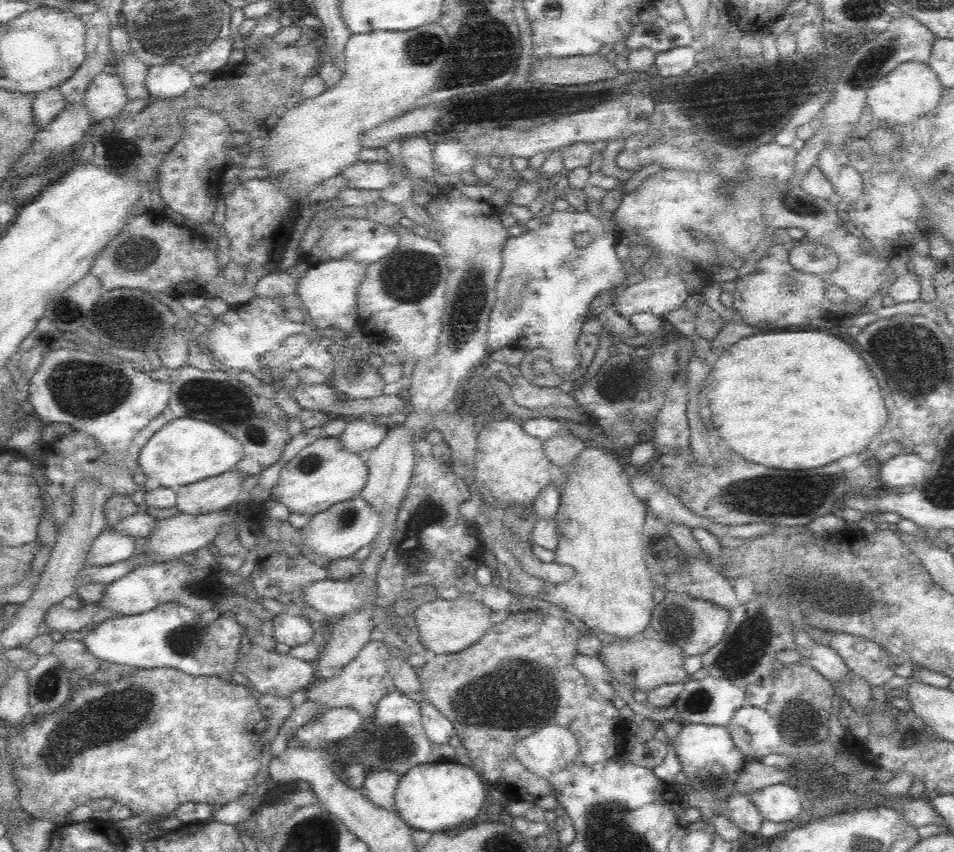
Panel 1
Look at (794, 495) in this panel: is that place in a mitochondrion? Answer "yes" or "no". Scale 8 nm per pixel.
yes

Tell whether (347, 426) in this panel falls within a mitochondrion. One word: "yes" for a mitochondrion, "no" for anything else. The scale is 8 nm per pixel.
no

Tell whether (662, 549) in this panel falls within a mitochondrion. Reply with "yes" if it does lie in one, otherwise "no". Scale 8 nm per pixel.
yes

